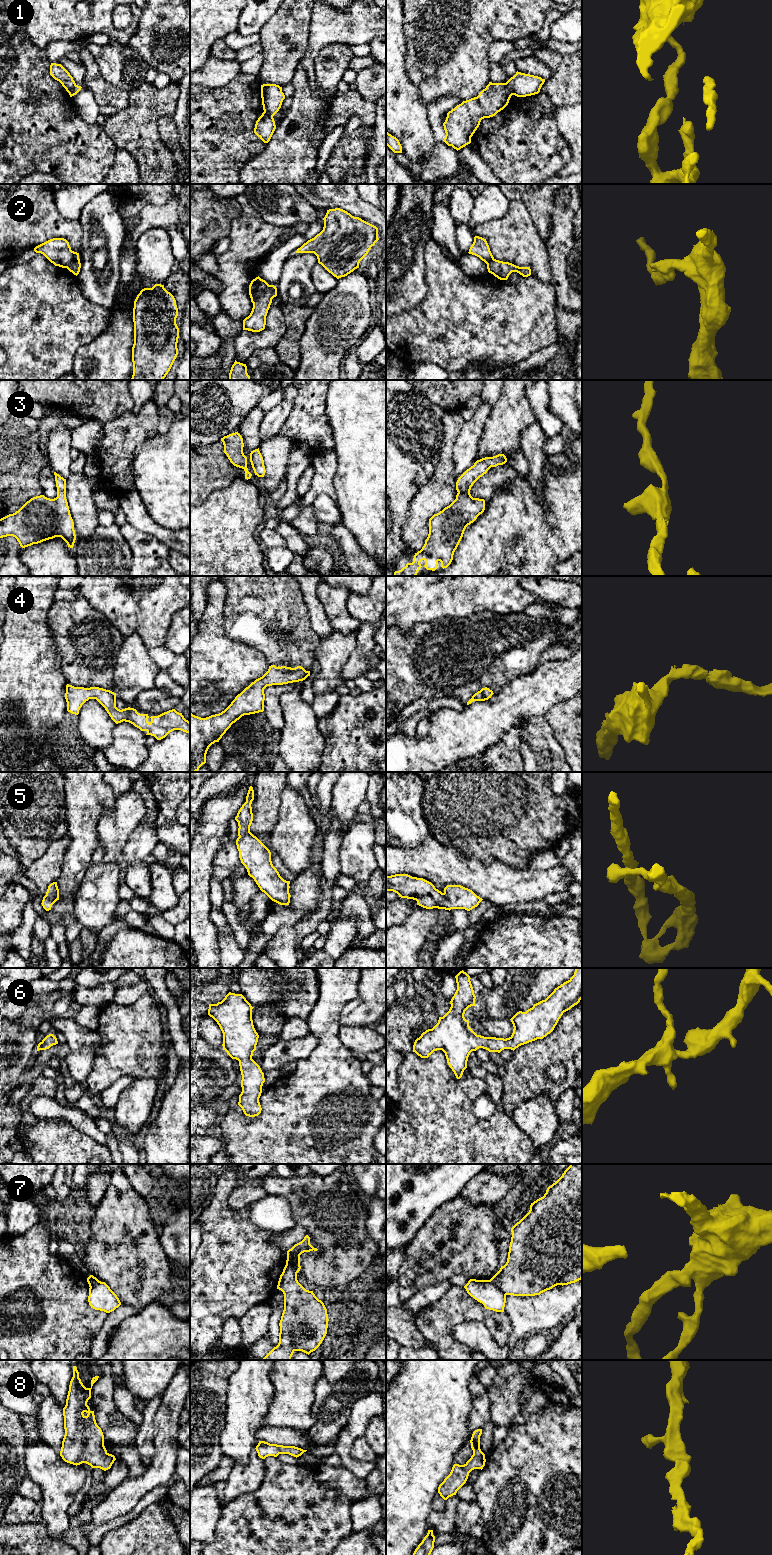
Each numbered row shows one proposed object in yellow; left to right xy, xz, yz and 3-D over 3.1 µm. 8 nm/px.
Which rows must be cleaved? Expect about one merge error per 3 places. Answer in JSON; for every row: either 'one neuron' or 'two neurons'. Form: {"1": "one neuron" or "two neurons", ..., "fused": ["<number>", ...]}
{"1": "two neurons", "2": "two neurons", "3": "one neuron", "4": "one neuron", "5": "one neuron", "6": "one neuron", "7": "two neurons", "8": "one neuron", "fused": ["1", "2", "7"]}

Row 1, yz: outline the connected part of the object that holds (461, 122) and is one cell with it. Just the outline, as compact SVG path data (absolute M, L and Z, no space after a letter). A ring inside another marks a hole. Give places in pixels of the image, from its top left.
M489 82L477 97L463 101L447 113L443 123L446 133L443 141L457 151L470 144L481 120L503 110L512 95L507 83Z

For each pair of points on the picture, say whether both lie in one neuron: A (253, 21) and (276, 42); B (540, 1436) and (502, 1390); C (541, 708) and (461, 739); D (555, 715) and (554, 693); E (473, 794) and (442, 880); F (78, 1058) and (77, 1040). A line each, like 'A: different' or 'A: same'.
A: different
B: different
C: same
D: different
E: different
F: different

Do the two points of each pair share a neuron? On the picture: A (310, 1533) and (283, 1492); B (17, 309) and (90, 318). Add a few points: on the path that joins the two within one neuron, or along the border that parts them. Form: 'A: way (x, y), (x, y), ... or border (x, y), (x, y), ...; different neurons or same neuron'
A: way (300, 1523), (291, 1514), (288, 1502); same neuron
B: way (35, 309), (44, 318), (72, 318); same neuron

